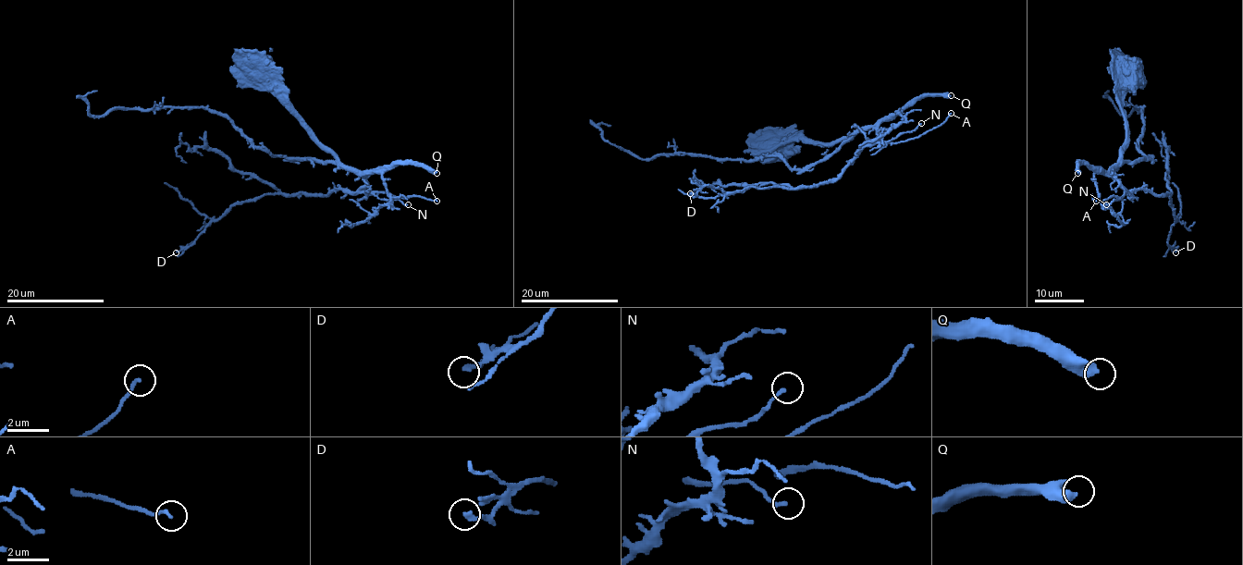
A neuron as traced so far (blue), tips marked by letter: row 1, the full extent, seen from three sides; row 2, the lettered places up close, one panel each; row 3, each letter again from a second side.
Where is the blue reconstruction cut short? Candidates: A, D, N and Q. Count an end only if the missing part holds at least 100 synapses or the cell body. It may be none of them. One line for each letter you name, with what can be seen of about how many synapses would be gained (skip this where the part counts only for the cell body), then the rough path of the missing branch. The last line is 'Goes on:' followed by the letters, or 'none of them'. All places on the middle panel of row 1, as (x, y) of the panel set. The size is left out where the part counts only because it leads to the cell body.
Q: 650 synapses
Goes on: Q

